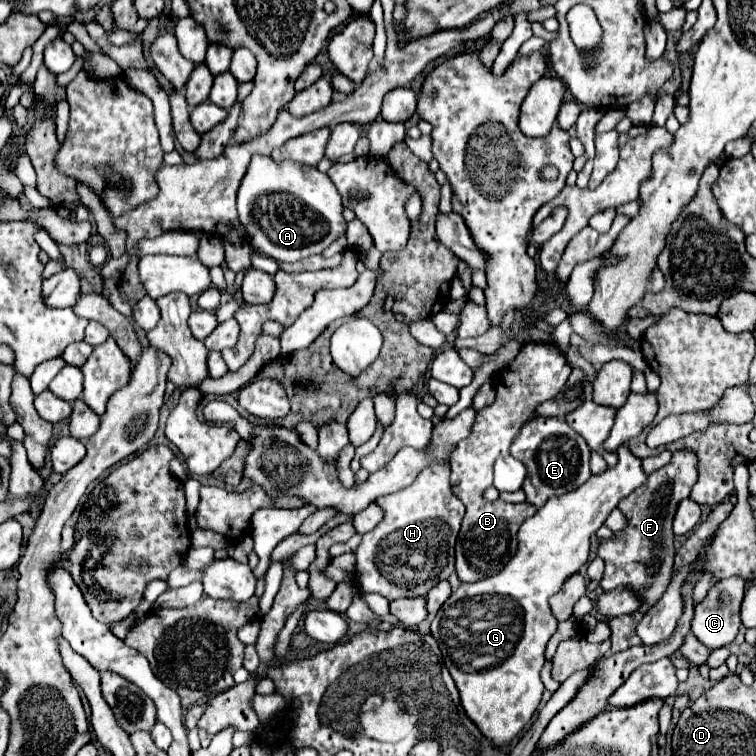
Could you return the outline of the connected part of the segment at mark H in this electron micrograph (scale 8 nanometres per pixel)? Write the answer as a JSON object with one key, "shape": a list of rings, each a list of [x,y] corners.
{"shape":[[[432,461],[416,481],[398,493],[376,499],[376,505],[384,511],[384,519],[364,535],[358,551],[356,551],[356,585],[364,593],[380,593],[388,601],[398,597],[416,597],[426,595],[440,579],[448,579],[454,571],[454,545],[464,519],[464,503],[452,495],[450,483],[450,463],[448,461]]]}

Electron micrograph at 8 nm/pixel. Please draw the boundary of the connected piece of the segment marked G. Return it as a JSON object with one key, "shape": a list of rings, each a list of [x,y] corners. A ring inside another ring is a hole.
{"shape":[[[620,445],[616,453],[618,453],[618,463],[616,463],[614,467],[608,467],[608,469],[606,469],[604,473],[600,473],[600,475],[592,475],[592,477],[590,477],[582,487],[578,487],[576,491],[570,491],[570,493],[564,493],[564,495],[558,495],[558,497],[548,499],[548,501],[544,503],[544,507],[540,507],[540,509],[536,511],[536,515],[528,517],[528,519],[522,523],[520,531],[518,531],[518,541],[520,541],[520,543],[518,543],[518,553],[508,561],[508,565],[506,565],[498,575],[494,575],[494,577],[482,579],[482,581],[478,581],[478,583],[462,583],[462,585],[450,595],[448,603],[444,603],[444,607],[440,607],[440,611],[436,613],[436,617],[434,617],[434,621],[432,621],[432,637],[438,639],[444,665],[448,667],[448,671],[450,671],[450,675],[452,675],[456,687],[458,687],[460,703],[462,703],[466,715],[472,719],[472,723],[476,723],[476,727],[480,727],[480,733],[482,733],[484,737],[488,737],[488,741],[490,741],[492,745],[496,745],[496,747],[506,747],[506,745],[526,727],[526,723],[532,719],[534,711],[536,711],[538,705],[540,705],[542,691],[544,691],[544,685],[542,685],[542,681],[540,681],[540,671],[542,671],[542,665],[544,665],[544,649],[546,649],[548,639],[550,639],[550,637],[554,635],[554,631],[556,631],[556,619],[554,619],[554,615],[552,615],[552,611],[550,611],[548,599],[562,587],[562,583],[564,583],[570,575],[574,575],[574,573],[588,561],[590,535],[602,527],[602,523],[606,521],[608,513],[618,505],[620,499],[624,499],[626,495],[630,495],[636,487],[640,487],[640,485],[646,483],[646,479],[648,479],[648,475],[646,475],[644,469],[642,469],[642,461],[640,461],[636,455],[632,455],[632,451],[630,451],[626,445]]]}

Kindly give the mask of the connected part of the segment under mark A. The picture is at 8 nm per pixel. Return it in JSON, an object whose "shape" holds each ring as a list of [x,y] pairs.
{"shape":[[[252,155],[248,171],[238,189],[238,219],[248,231],[248,243],[262,255],[276,261],[298,261],[322,253],[346,231],[342,199],[334,183],[316,167],[284,161],[276,163],[266,155]]]}

